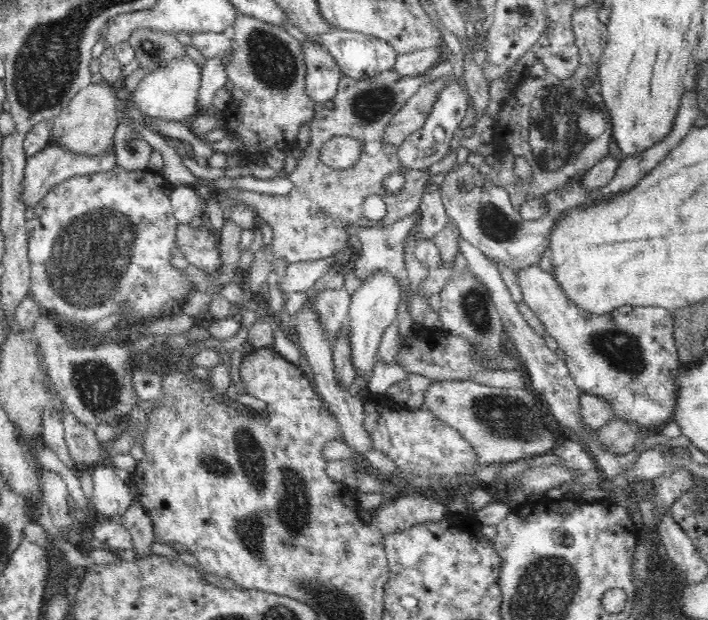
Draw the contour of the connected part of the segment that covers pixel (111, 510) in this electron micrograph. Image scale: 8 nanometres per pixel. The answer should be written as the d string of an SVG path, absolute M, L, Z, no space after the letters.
M110 459L94 464L90 475L93 478L92 502L101 518L117 519L124 516L134 500L137 500L135 487L130 487L114 471Z

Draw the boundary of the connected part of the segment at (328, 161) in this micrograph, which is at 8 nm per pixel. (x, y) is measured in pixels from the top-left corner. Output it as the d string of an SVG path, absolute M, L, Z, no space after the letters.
M335 137L324 144L320 161L334 169L346 169L359 162L362 152L362 141L350 137Z

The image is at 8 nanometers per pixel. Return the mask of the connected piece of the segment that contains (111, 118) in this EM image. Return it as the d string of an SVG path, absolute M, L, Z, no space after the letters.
M104 80L100 84L90 84L70 102L68 108L62 110L60 117L54 120L51 143L74 153L96 157L115 147L114 139L119 118L117 105L122 91L109 86Z

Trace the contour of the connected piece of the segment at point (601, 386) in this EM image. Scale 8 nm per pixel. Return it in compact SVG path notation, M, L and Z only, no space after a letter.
M532 264L532 266L524 266L522 270L514 270L514 272L516 272L516 277L518 277L518 285L520 285L520 289L522 289L524 303L528 304L531 310L534 311L542 324L544 324L545 331L552 336L552 338L556 339L557 346L565 353L565 364L579 389L584 390L586 393L592 393L602 400L605 400L608 404L611 404L615 418L621 418L630 424L637 424L640 427L641 434L643 434L640 441L643 441L649 434L657 432L666 423L674 421L674 408L676 408L676 400L678 400L678 383L676 383L676 379L674 379L674 373L679 370L680 363L677 346L675 345L675 317L673 311L662 307L645 306L633 307L632 311L627 314L620 313L618 309L603 315L594 314L574 305L574 303L568 299L568 295L564 293L562 285L558 284L558 281L554 279L554 276L540 269L539 266Z

